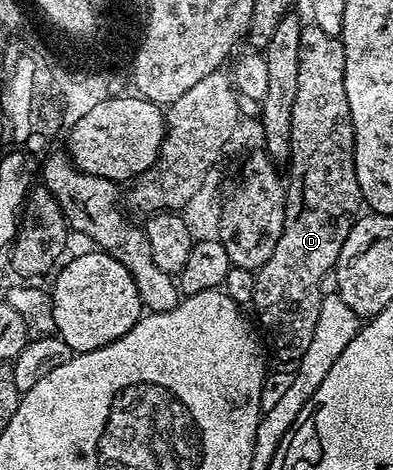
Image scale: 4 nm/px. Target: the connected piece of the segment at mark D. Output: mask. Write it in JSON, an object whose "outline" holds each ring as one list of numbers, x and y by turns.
{"outline":[[313,22,307,23,300,34,300,83,296,86,296,102,292,102,288,167,290,180,288,176,284,230,280,234,280,242,276,242,276,250,272,250,272,258,257,269,256,294,252,305,253,311,258,311,264,336,266,331,265,339,268,344,270,339,274,347,275,361,304,358,304,350,308,350,312,333,316,331,316,321,320,319,320,281,324,274,334,270,344,246,344,238,348,238,364,204,360,182,356,182,354,127,352,114,348,110,348,90,344,90,344,46,339,37,324,34,324,30]]}

